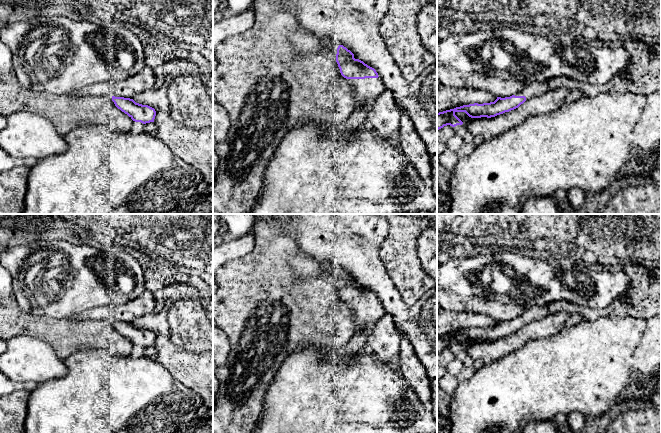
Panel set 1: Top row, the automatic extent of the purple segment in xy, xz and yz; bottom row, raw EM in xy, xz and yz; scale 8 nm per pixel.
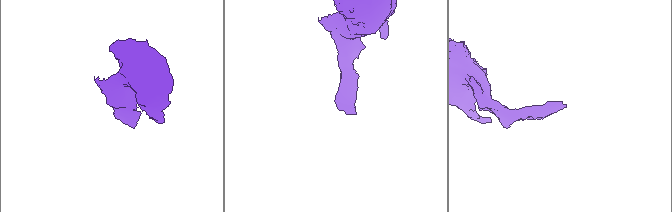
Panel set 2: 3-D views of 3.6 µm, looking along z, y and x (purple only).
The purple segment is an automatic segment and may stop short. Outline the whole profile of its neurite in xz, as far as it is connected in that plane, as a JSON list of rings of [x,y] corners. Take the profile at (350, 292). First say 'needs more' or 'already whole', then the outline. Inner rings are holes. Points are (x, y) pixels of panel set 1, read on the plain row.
needs more; [[[343,269],[337,272],[336,286],[341,299],[353,312],[355,330],[367,329],[370,335],[376,323],[386,314],[376,294],[355,283],[354,278]]]

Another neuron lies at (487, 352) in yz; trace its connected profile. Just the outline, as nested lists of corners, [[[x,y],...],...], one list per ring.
[[[567,312],[549,315],[542,320],[534,320],[526,324],[514,334],[491,342],[471,342],[465,336],[455,336],[455,339],[467,351],[468,356],[474,360],[481,360],[483,364],[487,365],[516,351],[530,340],[557,334],[564,328],[569,317],[570,314]]]

